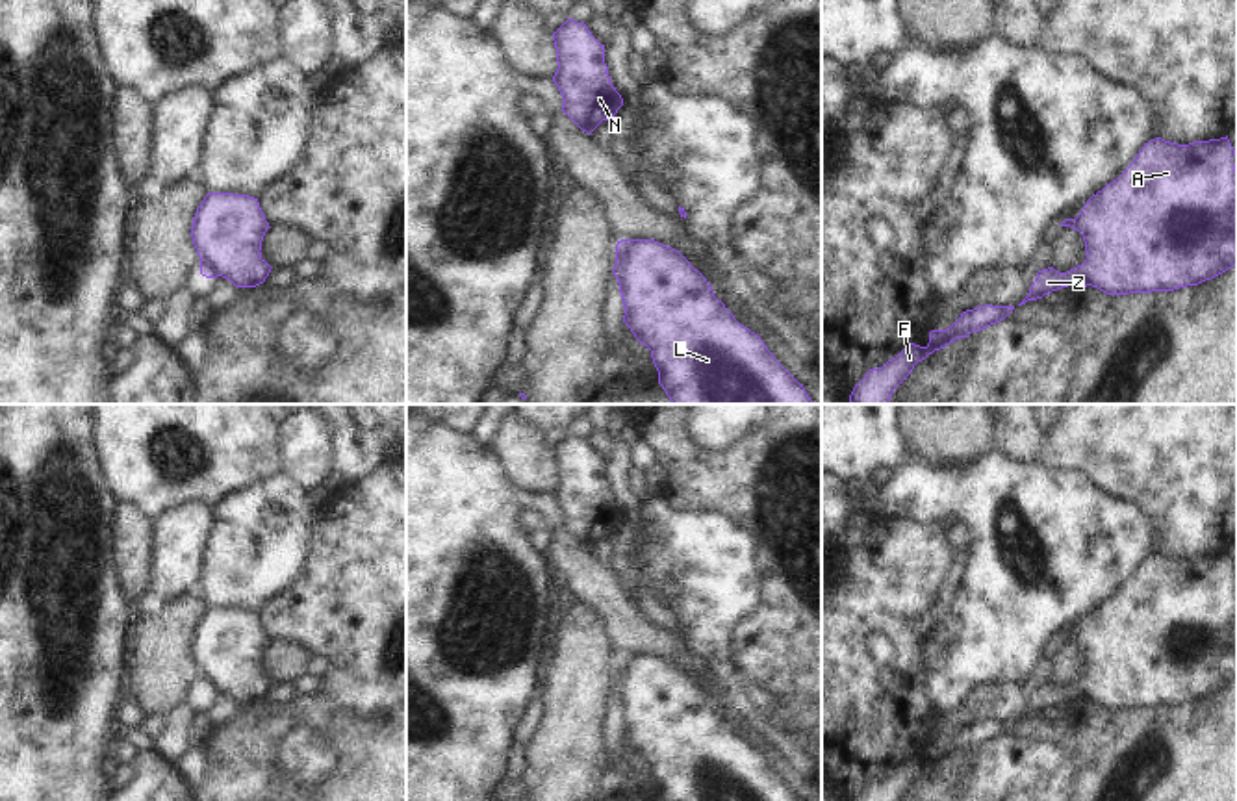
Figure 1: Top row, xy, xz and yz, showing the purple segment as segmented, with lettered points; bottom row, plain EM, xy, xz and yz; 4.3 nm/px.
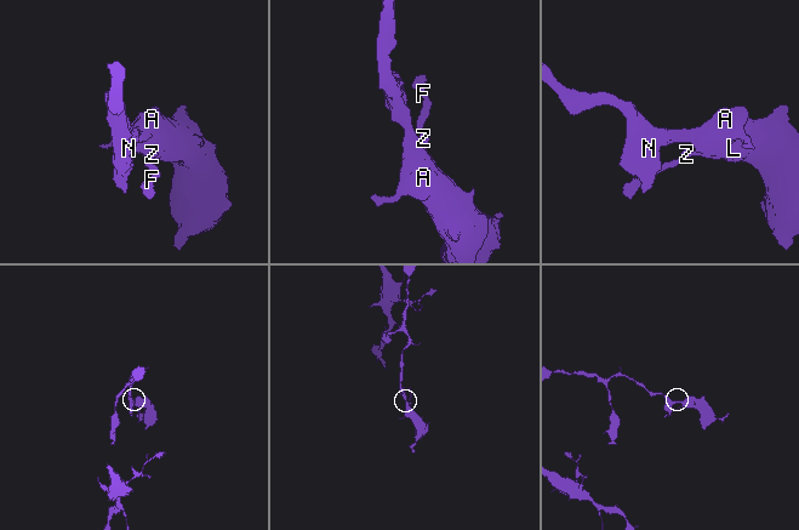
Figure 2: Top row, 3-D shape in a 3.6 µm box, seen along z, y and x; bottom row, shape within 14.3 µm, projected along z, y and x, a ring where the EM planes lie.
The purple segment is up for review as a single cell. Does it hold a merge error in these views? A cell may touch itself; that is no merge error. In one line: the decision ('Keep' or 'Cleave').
Keep

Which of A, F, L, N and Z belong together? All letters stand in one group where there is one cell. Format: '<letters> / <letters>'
A F L N Z

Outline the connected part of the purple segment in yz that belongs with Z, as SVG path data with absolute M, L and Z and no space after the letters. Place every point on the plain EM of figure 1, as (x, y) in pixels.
M1228 551L1189 560L1170 558L1161 553L1148 556L1116 595L1087 616L1076 634L1061 638L1061 642L1070 642L1083 651L1087 675L1066 688L1053 682L1039 686L1027 712L1018 721L1068 701L1092 701L1107 710L1129 710L1198 701L1226 688L1237 679L1235 582L1237 567Z

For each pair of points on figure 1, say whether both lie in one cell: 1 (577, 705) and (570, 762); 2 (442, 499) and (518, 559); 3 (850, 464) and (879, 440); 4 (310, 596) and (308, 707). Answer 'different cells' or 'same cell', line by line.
1: same cell
2: same cell
3: same cell
4: different cells

